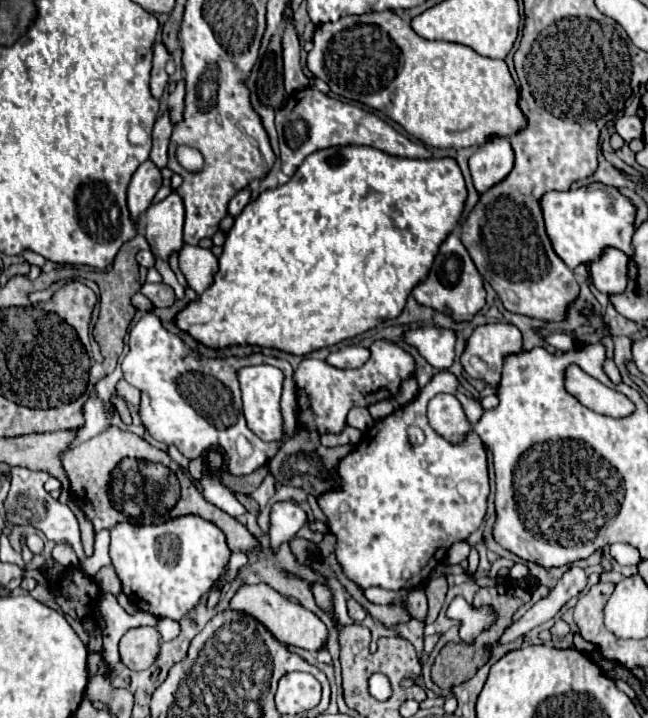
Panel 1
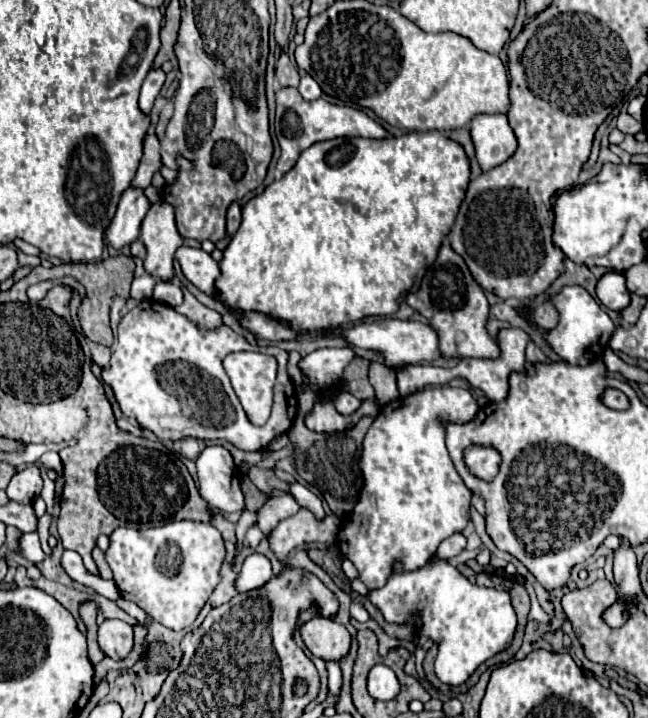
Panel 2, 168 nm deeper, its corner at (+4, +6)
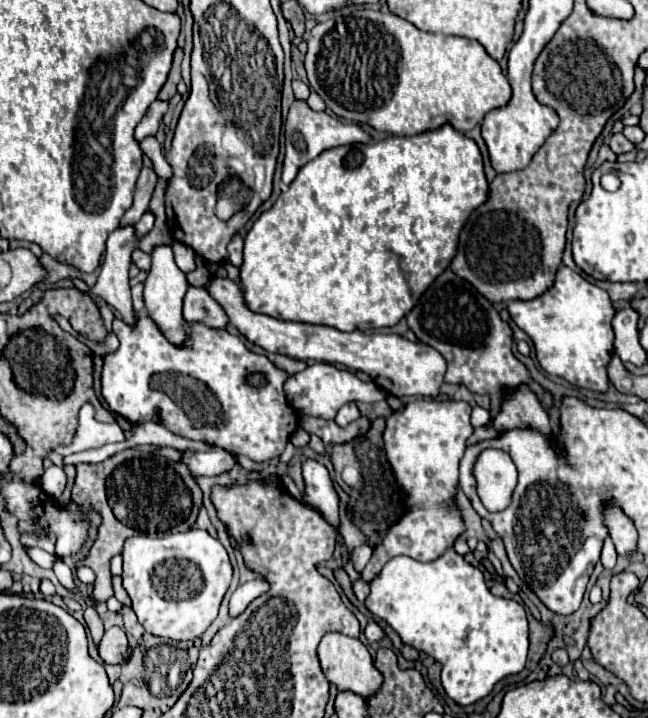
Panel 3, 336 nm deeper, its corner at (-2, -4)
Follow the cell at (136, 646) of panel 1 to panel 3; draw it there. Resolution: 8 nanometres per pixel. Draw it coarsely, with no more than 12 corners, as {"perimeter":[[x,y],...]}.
{"perimeter":[[121,628],[105,630],[99,656],[105,664],[121,664],[127,636]]}

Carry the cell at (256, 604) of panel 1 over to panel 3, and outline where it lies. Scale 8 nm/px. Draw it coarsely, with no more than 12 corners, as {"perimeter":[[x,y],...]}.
{"perimeter":[[325,634],[323,674],[339,692],[369,700],[383,674],[357,638]]}

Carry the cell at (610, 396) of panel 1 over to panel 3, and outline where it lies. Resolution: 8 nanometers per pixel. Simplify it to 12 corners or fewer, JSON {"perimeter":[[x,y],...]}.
{"perimeter":[[561,264],[551,290],[513,300],[547,374],[603,392],[615,308]]}

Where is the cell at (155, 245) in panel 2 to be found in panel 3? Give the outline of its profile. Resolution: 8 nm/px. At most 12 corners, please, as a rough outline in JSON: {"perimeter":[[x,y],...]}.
{"perimeter":[[169,246],[153,250],[147,316],[175,346],[187,346],[189,288]]}

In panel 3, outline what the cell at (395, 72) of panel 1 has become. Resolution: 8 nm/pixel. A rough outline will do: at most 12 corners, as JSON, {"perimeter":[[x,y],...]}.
{"perimeter":[[343,8],[311,88],[395,136],[475,128],[511,98],[477,40]]}

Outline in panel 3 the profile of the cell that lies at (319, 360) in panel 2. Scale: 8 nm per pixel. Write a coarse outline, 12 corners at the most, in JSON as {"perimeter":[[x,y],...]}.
{"perimeter":[[315,362],[285,382],[299,414],[335,418],[347,402],[385,392],[353,372]]}

